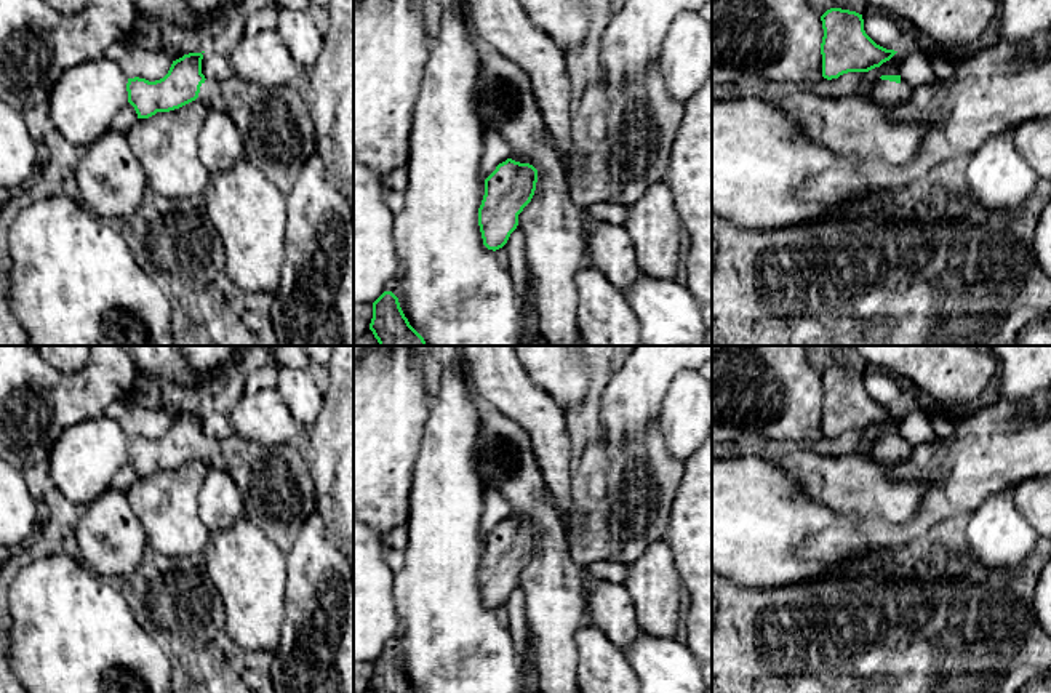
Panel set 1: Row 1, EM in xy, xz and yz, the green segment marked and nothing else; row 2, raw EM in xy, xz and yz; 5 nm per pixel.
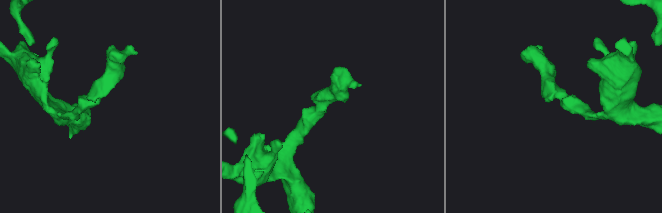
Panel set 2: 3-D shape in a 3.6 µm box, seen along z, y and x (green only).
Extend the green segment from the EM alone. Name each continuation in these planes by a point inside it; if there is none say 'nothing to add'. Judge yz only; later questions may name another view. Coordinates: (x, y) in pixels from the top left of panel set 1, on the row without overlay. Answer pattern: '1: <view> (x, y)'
1: yz (885, 452)

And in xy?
1: xy (277, 488)

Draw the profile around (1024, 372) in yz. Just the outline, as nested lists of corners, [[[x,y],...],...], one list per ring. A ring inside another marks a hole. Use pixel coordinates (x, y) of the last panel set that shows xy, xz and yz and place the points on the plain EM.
[[[982,346],[998,360],[997,397],[1011,403],[1019,419],[1037,419],[1035,397],[1051,384],[1051,346]]]

